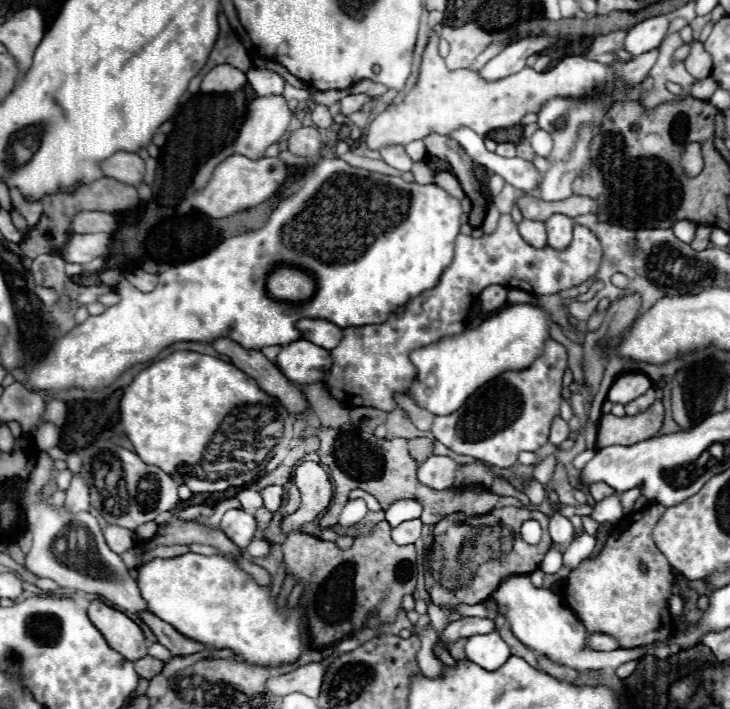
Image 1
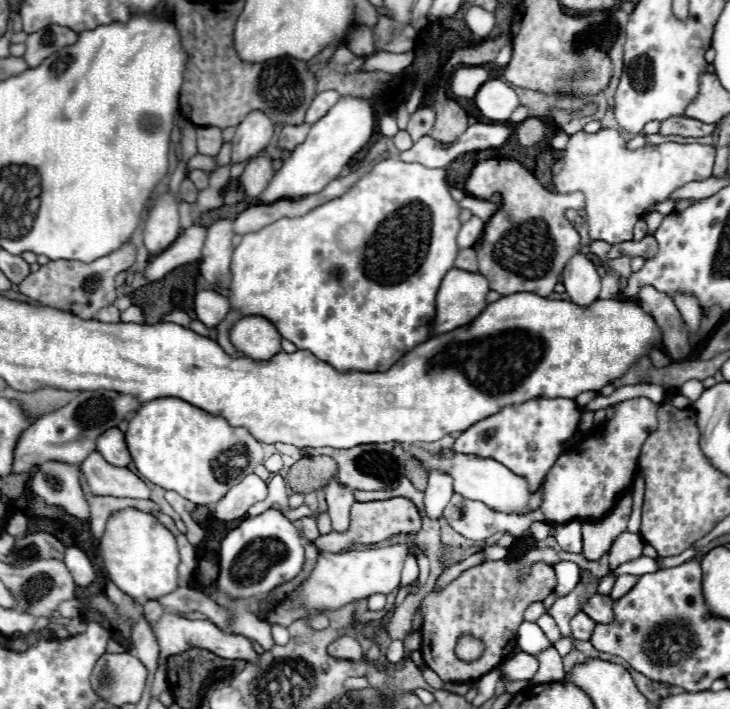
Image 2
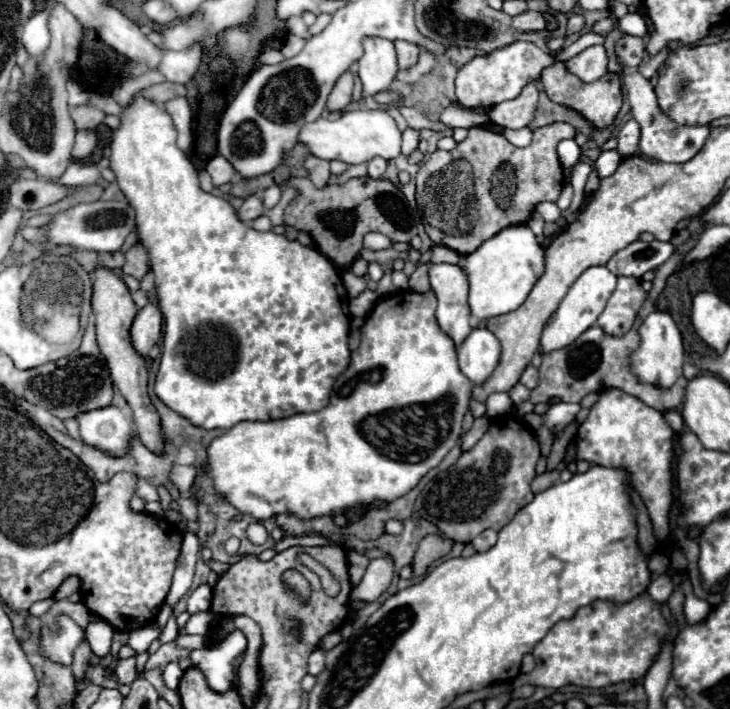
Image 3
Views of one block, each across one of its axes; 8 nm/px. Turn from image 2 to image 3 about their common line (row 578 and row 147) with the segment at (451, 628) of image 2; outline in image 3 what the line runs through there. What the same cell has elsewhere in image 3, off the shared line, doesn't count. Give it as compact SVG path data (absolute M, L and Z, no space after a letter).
M554 122L550 126L542 126L532 130L532 142L526 148L518 148L510 144L502 134L490 132L486 128L468 130L466 140L458 142L454 150L436 150L428 160L420 164L416 174L416 200L418 208L424 214L424 222L430 228L438 228L442 232L442 244L456 250L458 254L472 254L482 242L496 236L500 230L526 222L534 212L536 204L542 200L556 202L564 184L562 166L556 154L556 146L564 138L574 138L576 130L566 122Z

